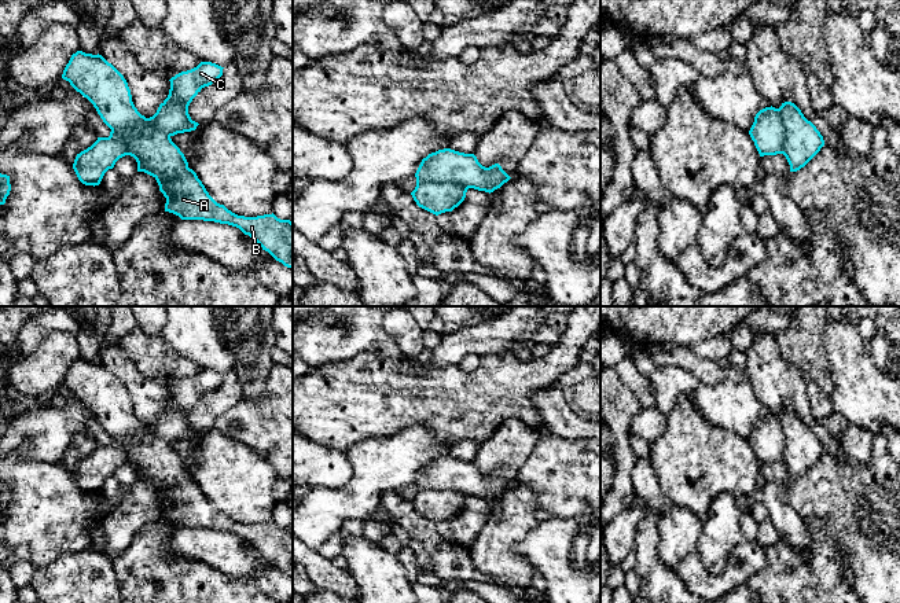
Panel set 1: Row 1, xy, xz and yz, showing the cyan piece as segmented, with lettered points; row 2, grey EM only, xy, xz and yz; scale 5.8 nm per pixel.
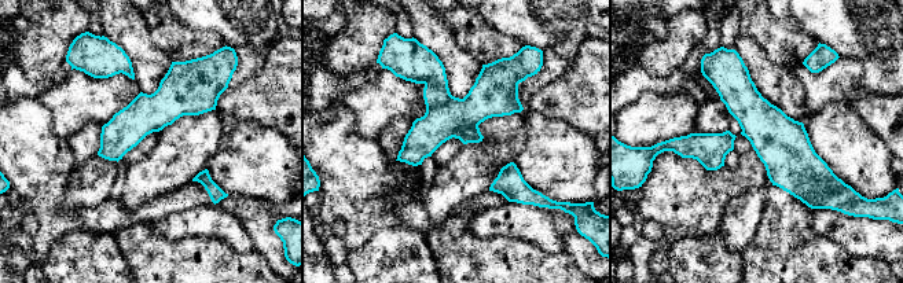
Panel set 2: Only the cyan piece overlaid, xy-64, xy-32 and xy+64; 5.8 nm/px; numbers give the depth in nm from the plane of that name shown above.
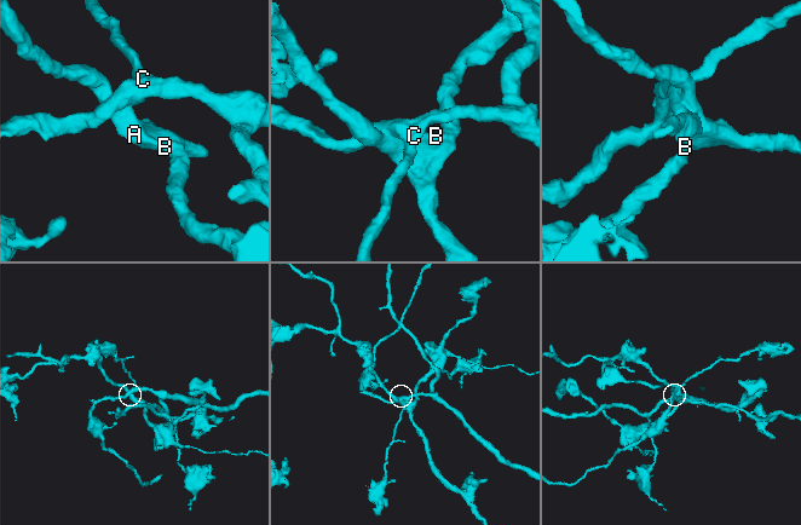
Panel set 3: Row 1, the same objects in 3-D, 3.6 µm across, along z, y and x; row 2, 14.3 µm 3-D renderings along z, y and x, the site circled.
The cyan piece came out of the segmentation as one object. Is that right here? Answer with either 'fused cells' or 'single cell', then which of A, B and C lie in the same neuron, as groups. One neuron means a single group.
fused cells; A B / C

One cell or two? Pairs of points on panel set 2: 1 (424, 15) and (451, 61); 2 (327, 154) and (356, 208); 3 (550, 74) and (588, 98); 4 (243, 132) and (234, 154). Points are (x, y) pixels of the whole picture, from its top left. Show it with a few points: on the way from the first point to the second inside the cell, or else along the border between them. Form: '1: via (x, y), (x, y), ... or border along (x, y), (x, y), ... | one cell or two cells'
1: via (429, 26), (447, 50) | one cell
2: via (341, 168), (355, 182), (356, 194) | one cell
3: border along (569, 68), (531, 96) | two cells
4: via (243, 138), (243, 144), (239, 149) | one cell

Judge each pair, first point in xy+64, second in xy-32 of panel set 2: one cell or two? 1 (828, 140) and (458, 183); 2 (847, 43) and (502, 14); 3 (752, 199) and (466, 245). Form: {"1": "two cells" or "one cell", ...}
{"1": "two cells", "2": "one cell", "3": "two cells"}

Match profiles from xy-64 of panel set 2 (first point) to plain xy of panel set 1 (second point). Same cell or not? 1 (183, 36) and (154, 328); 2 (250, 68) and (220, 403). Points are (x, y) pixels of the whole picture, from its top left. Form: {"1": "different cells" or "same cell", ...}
{"1": "different cells", "2": "same cell"}

